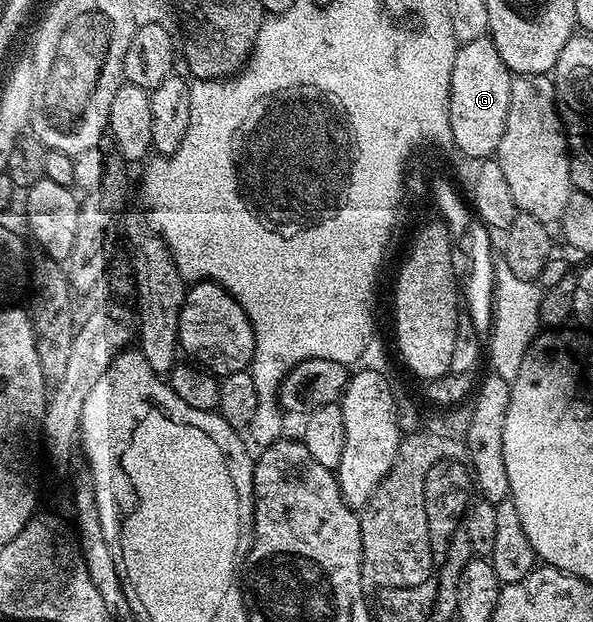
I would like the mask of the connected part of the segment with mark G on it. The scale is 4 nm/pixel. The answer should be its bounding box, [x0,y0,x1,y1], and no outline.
[450,35,512,159]

